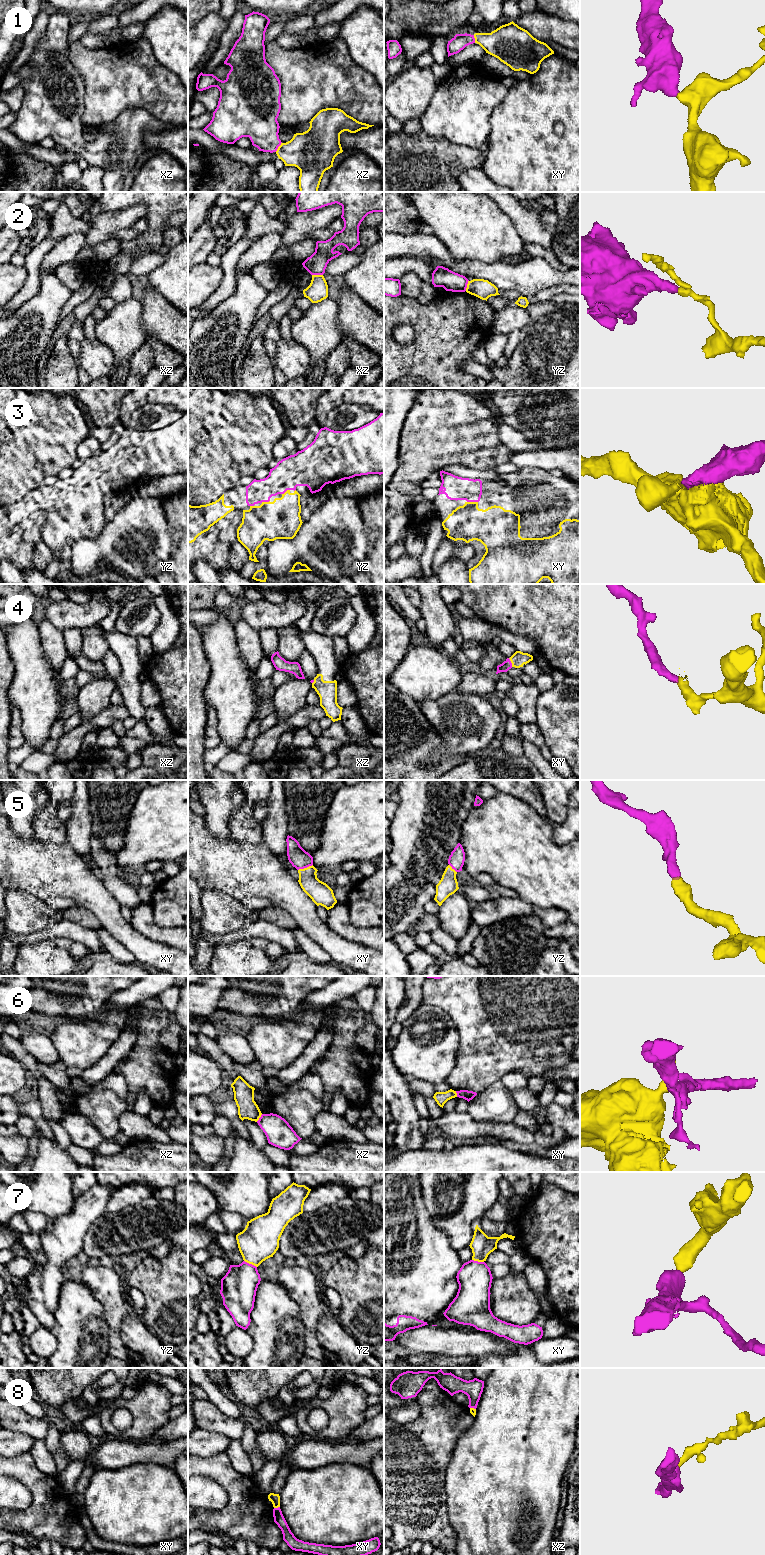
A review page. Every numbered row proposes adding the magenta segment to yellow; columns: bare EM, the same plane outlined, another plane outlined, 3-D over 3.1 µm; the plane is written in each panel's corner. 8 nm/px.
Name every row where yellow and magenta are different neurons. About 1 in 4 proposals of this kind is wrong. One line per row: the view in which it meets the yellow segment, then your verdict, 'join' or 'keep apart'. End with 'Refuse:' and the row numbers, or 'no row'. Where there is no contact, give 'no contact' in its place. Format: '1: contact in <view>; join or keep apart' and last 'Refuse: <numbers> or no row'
1: contact in xz; join
2: contact in xz; keep apart
3: contact in xy; join
4: contact in xy; join
5: contact in xy; join
6: contact in xz; keep apart
7: contact in yz; join
8: contact in xy; keep apart
Refuse: 2, 6, 8

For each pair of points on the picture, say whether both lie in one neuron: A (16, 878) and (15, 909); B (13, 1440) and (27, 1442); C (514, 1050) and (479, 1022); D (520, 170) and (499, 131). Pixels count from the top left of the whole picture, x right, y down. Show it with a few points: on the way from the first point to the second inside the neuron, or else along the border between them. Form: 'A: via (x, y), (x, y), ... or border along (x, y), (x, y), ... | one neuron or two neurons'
A: border along (10, 888), (27, 891), (38, 898) | two neurons
B: via (16, 1442), (24, 1442) | one neuron
C: via (505, 1041), (488, 1024) | one neuron
D: via (520, 160), (520, 152), (509, 141) | one neuron

